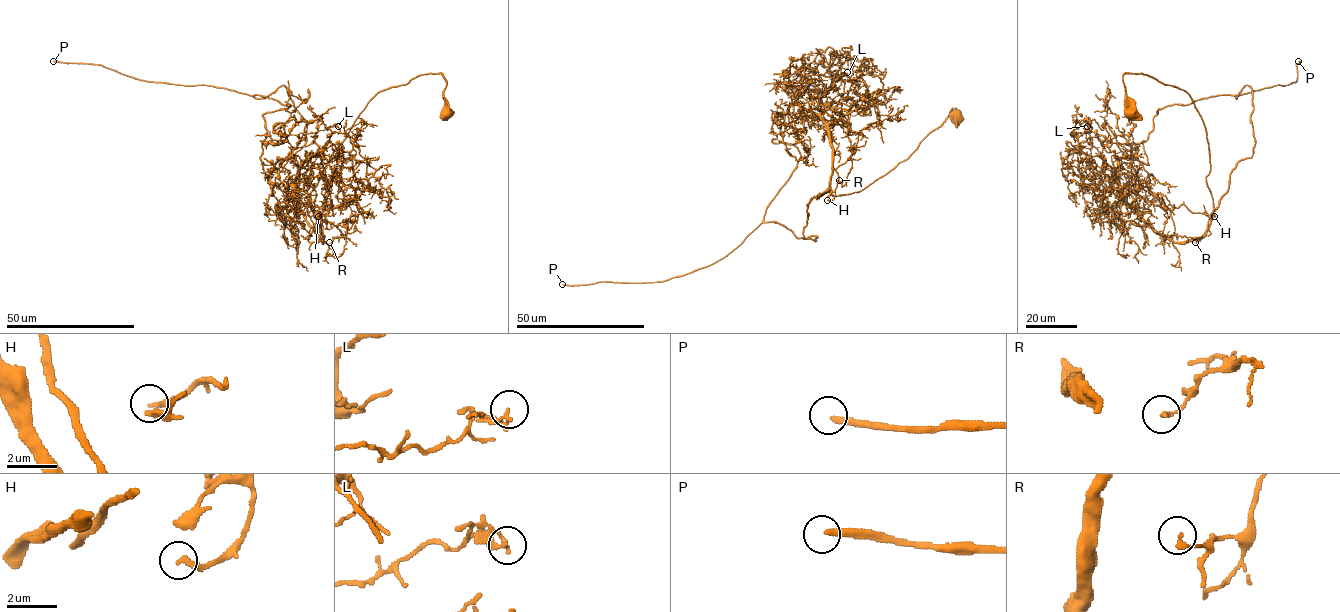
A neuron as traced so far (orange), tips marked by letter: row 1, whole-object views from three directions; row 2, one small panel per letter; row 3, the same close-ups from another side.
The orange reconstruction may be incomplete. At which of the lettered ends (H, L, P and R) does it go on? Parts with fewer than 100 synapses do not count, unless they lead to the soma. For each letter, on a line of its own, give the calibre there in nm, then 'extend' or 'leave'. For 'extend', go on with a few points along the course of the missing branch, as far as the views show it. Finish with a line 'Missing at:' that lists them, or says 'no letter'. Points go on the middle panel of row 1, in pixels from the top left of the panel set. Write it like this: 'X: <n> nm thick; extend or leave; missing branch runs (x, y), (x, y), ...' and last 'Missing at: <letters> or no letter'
H: 150 nm thick; leave
L: 170 nm thick; leave
P: 240 nm thick; extend
R: 170 nm thick; leave
Missing at: P

